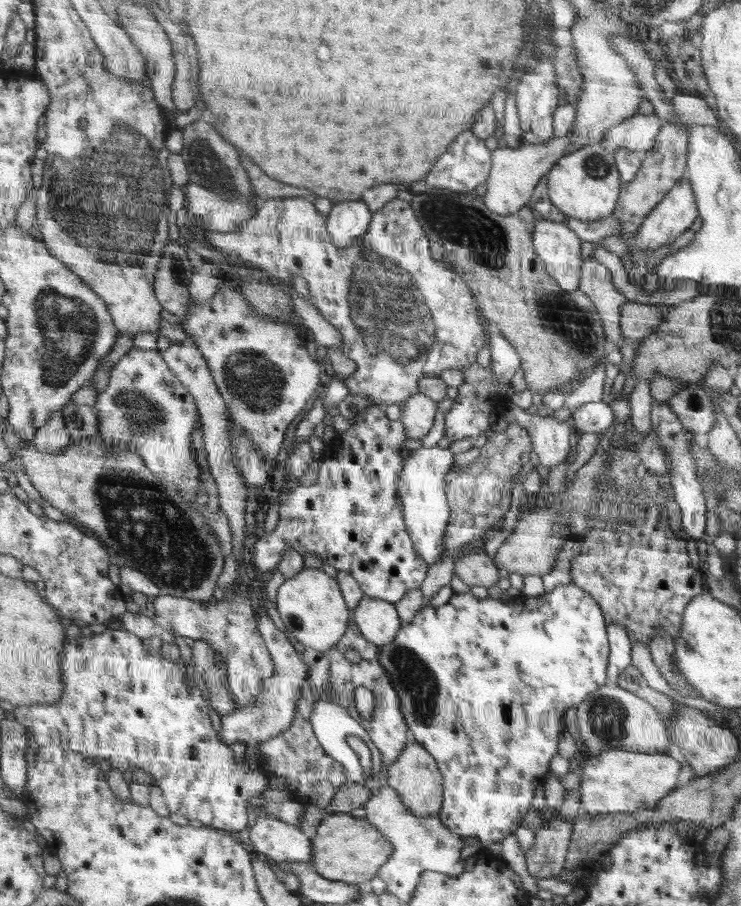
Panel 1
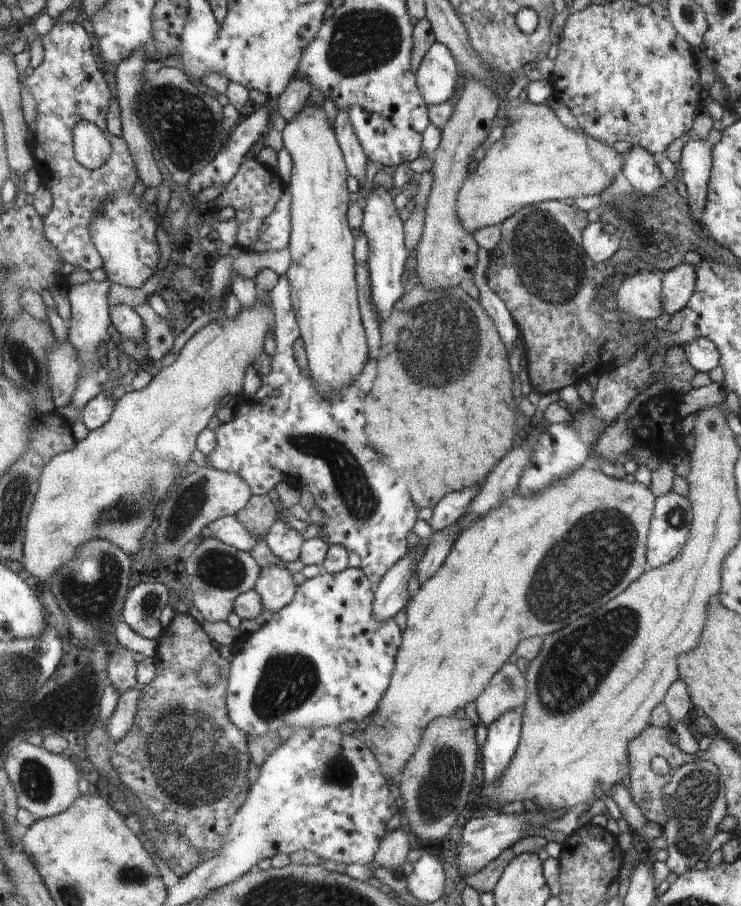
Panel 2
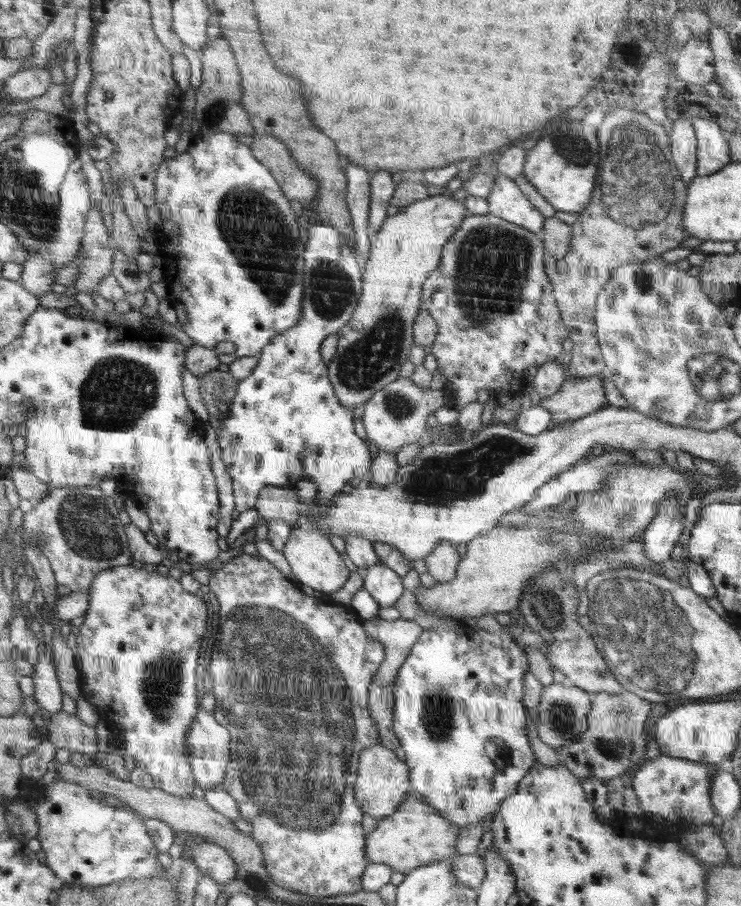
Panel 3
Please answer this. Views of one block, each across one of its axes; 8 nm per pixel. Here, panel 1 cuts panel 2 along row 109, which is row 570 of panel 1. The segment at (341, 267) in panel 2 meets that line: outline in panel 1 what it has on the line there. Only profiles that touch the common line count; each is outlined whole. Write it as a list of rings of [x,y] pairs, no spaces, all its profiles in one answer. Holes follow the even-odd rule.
[[[306,568],[293,578],[286,579],[277,590],[275,604],[286,631],[305,648],[314,650],[332,648],[342,638],[350,622],[348,618],[350,614],[340,584],[322,569]]]

